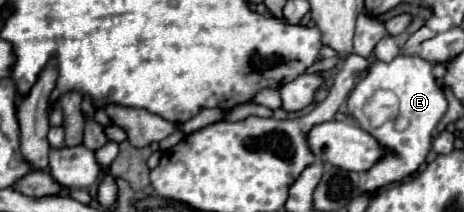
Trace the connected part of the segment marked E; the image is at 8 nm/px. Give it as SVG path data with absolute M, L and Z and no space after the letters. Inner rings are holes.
M396 56L392 62L374 62L368 68L368 74L356 84L356 88L350 94L348 100L348 112L360 122L360 126L370 132L382 146L388 146L392 154L384 156L378 164L374 164L366 172L366 182L362 186L362 192L376 192L378 188L390 184L390 182L400 182L412 172L418 170L418 166L426 160L426 154L432 144L432 132L440 118L446 114L448 102L438 86L434 74L432 74L434 64L418 58L418 56ZM378 92L392 92L396 96L396 108L388 118L384 120L382 126L372 124L372 116L366 114L366 106L370 104L372 96Z

